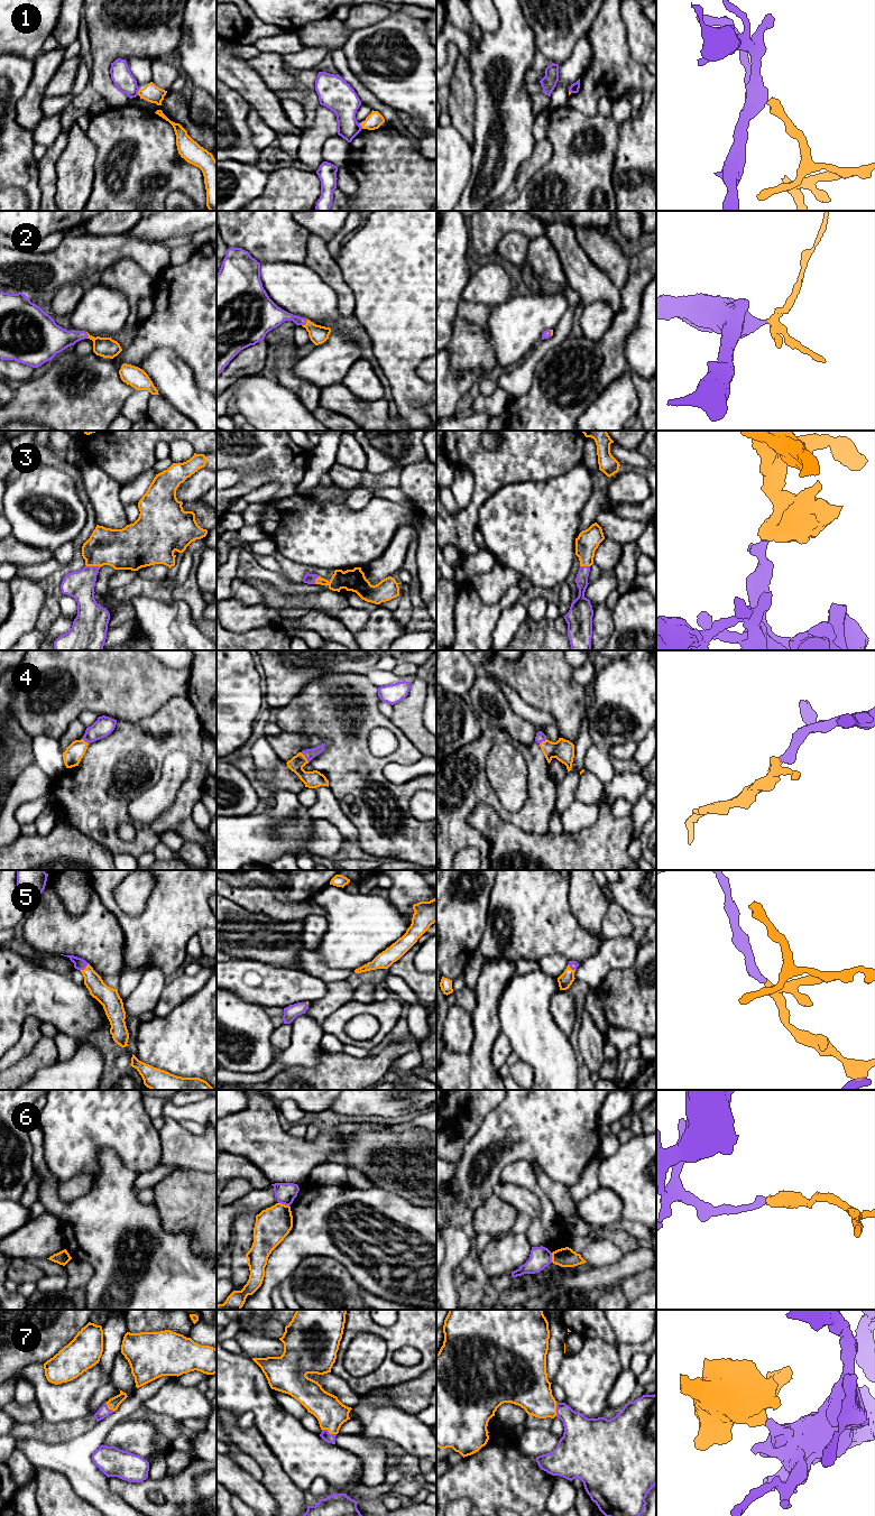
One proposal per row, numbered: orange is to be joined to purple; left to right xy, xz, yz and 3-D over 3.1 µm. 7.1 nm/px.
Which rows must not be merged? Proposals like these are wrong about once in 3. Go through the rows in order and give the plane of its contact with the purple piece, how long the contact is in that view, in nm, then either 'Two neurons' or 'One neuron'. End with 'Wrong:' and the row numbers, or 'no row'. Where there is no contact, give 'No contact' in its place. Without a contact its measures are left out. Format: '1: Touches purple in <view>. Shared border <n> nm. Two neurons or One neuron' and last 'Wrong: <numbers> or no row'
1: Touches purple in xy. Shared border 40 nm. Two neurons
2: Touches purple in xz. Shared border 70 nm. One neuron
3: Touches purple in xy. Shared border 110 nm. One neuron
4: Touches purple in xz. Shared border 90 nm. One neuron
5: Touches purple in xy. Shared border 80 nm. One neuron
6: Touches purple in xz. Shared border 80 nm. Two neurons
7: Touches purple in xz. Shared border 110 nm. One neuron
Wrong: 1, 6

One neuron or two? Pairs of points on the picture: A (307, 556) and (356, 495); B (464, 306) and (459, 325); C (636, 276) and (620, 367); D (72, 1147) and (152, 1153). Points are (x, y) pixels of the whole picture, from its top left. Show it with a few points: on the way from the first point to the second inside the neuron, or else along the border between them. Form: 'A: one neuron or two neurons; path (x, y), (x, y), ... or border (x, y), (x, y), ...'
A: two neurons; border (371, 497), (359, 509), (351, 509), (343, 502)
B: two neurons; border (458, 314), (467, 321), (477, 324), (484, 331)
C: one neuron; path (631, 298), (631, 310), (616, 335), (616, 344)
D: one neuron; path (92, 1142), (131, 1140)

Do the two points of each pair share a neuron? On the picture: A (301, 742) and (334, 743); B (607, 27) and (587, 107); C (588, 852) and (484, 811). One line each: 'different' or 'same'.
A: different
B: same
C: same

